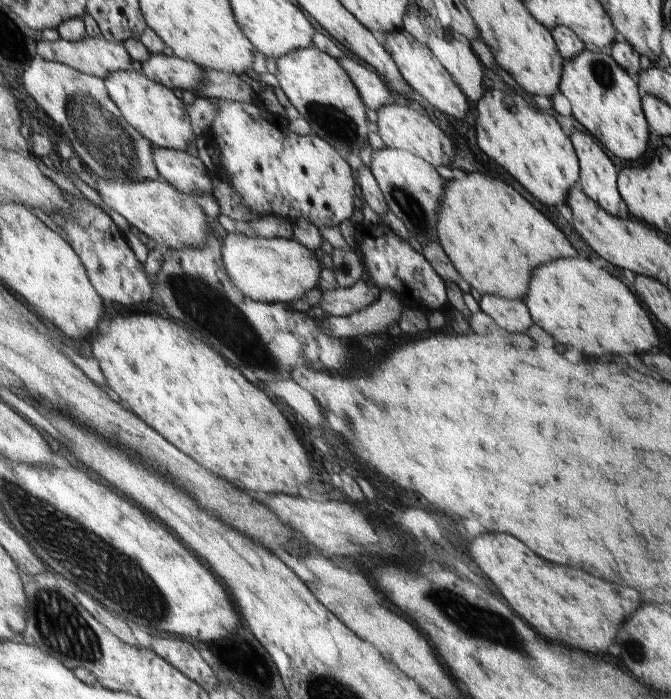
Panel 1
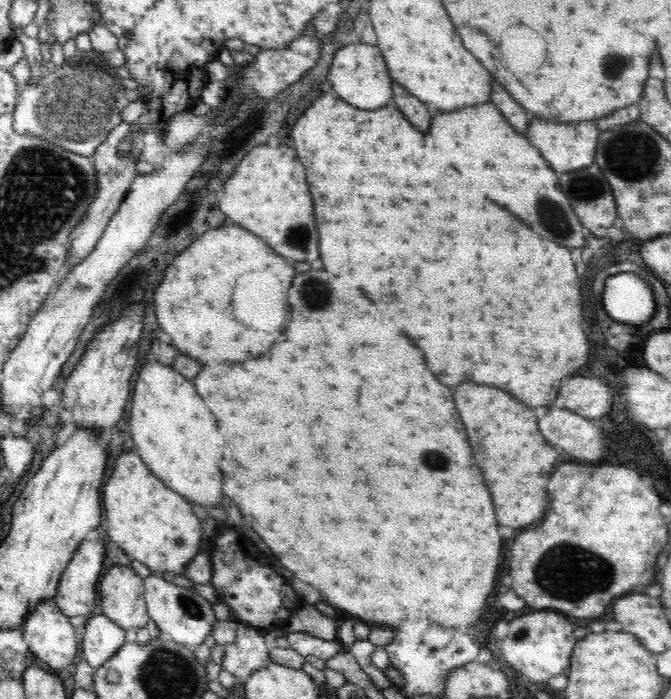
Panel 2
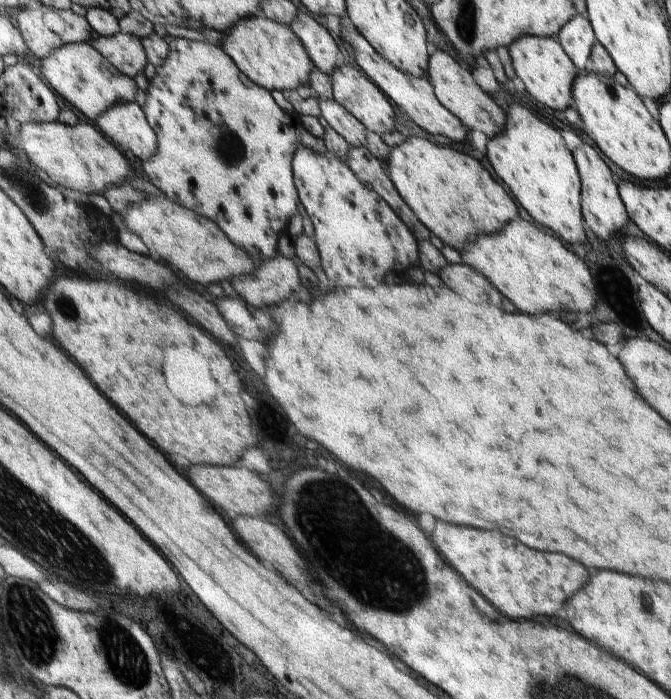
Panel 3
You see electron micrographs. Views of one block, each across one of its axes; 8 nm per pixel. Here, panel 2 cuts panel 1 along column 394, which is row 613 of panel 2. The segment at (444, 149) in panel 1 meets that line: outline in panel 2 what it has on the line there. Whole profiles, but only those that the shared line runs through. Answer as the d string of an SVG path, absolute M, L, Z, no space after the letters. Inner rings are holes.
M114 566L98 580L103 614L120 628L144 628L151 618L144 600L143 579L130 566Z

